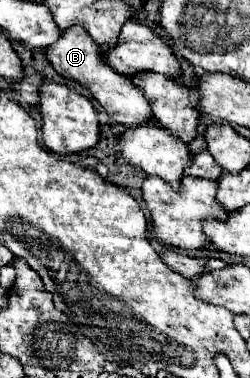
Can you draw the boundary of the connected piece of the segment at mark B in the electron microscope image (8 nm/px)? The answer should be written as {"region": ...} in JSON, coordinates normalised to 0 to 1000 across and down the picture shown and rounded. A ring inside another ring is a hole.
{"region":[[[288,69],[280,79],[256,79],[248,95],[224,106],[224,116],[208,116],[176,132],[176,143],[192,148],[216,185],[240,201],[256,201],[272,212],[304,212],[328,228],[344,228],[360,238],[368,259],[416,280],[416,291],[448,307],[448,317],[464,328],[544,333],[560,323],[584,323],[600,312],[600,280],[592,280],[568,238],[528,228],[520,217],[504,217],[512,206],[472,196],[456,180],[440,180],[400,153],[392,138],[400,138],[400,122],[352,95],[352,85],[328,69]]]}

